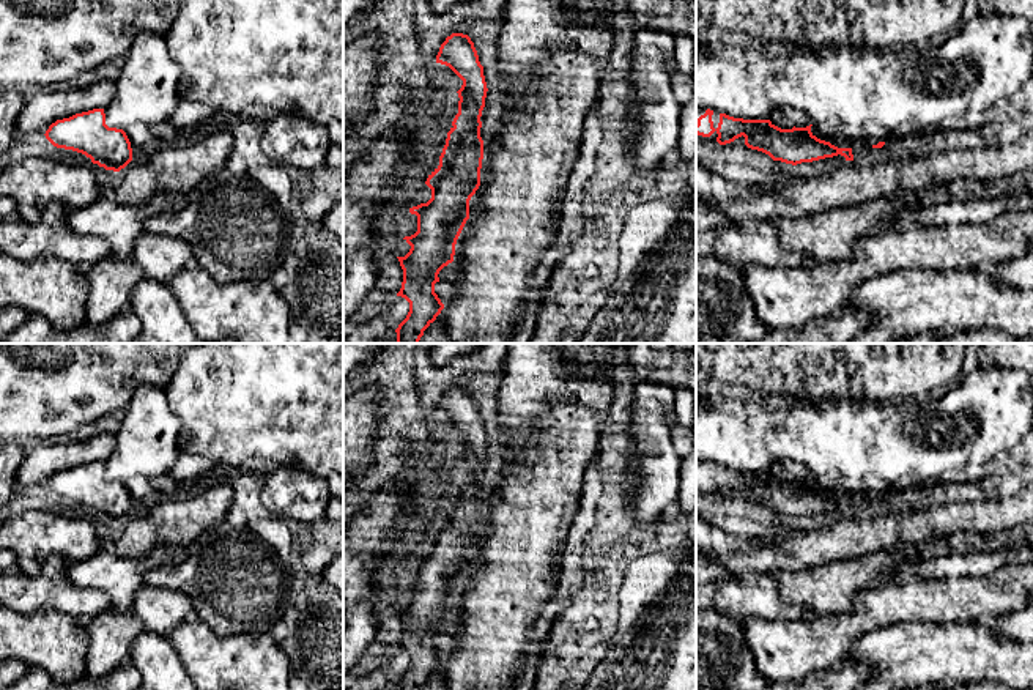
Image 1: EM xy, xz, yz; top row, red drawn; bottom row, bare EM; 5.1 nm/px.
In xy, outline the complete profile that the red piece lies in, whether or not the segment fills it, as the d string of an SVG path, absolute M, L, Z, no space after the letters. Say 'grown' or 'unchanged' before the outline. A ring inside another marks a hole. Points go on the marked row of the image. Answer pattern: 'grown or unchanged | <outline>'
unchanged | M104 109L57 120L44 135L54 147L82 153L106 170L120 172L132 161L126 132L106 124Z

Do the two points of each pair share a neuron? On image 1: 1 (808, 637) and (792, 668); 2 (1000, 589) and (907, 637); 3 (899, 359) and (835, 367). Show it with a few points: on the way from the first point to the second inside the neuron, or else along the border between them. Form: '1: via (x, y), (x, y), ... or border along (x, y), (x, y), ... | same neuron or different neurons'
1: via (802, 645), (792, 654), (792, 660) | same neuron
2: border along (917, 619), (929, 623), (973, 623) | different neurons
3: via (884, 359), (851, 359) | same neuron

